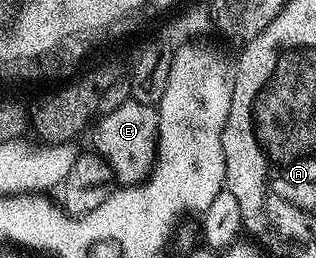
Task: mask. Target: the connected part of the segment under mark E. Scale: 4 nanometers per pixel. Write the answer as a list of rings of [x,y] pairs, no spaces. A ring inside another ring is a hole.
[[[126,100],[114,108],[114,112],[103,115],[95,126],[95,153],[103,156],[110,164],[113,179],[121,187],[141,185],[156,165],[156,139],[160,136],[157,107]]]

